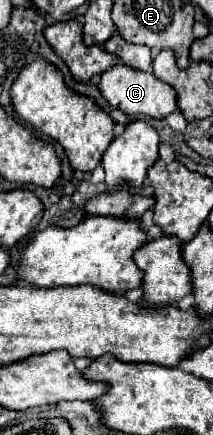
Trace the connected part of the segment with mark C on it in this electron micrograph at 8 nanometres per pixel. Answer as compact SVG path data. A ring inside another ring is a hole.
M116 64L116 66L108 68L106 72L102 72L100 82L98 82L98 90L108 100L108 104L112 108L118 108L118 110L122 110L124 114L130 114L130 116L146 114L146 116L154 118L154 112L156 112L156 118L164 118L178 108L176 106L176 94L168 84L160 82L150 72L136 72L128 66L124 66L124 64ZM154 106L156 106L156 110L154 110Z

